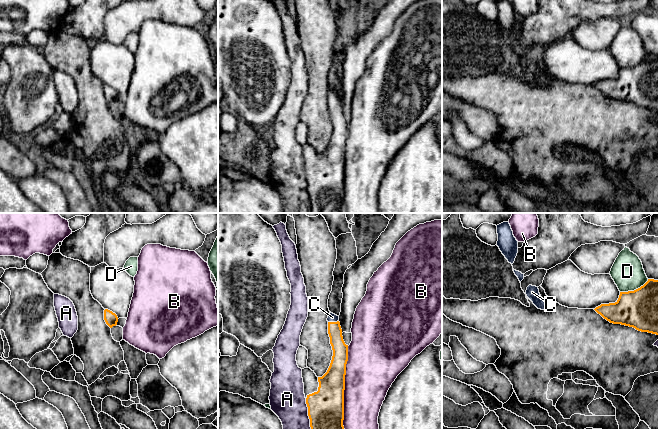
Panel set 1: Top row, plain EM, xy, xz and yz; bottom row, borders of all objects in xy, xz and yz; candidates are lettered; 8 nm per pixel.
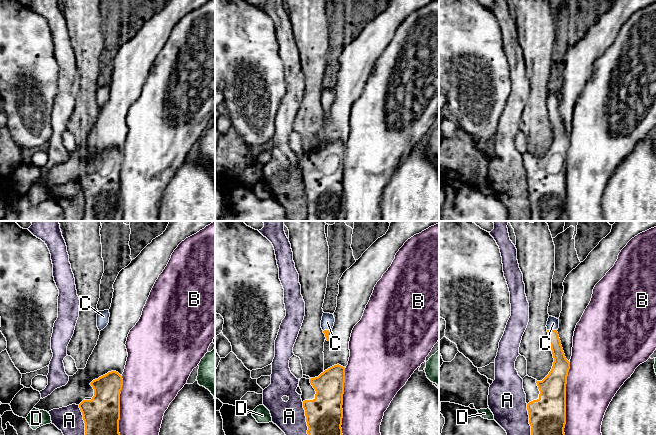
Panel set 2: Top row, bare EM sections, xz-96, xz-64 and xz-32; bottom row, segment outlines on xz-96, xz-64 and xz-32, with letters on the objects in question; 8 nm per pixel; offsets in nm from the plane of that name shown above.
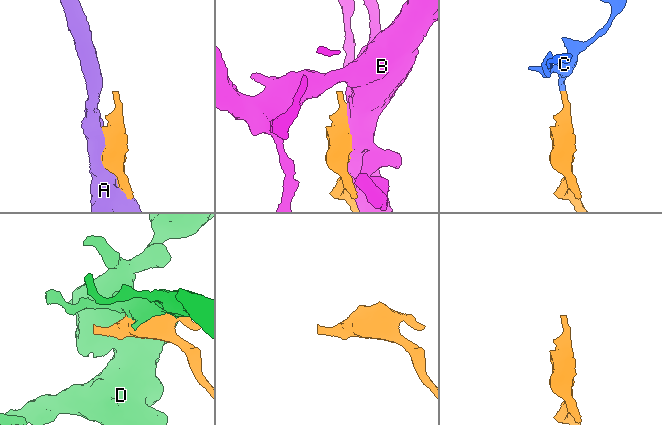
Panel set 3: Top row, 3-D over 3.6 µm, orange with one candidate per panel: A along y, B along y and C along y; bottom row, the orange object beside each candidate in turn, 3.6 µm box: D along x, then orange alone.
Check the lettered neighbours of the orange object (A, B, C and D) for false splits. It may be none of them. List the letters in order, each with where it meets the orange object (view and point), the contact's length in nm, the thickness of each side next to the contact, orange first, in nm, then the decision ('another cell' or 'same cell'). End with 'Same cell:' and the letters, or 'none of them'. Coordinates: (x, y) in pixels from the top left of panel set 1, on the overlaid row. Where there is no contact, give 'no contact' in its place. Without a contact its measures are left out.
A: contact xz (308, 413); length 260 nm; calibres 280 and 280 nm; another cell
B: contact xz (344, 387); length 650 nm; calibres 280 and 400 nm; another cell
C: contact xz (333, 322); length 90 nm; calibres 130 and 70 nm; same cell
D: contact yz (634, 290); length 260 nm; calibres 300 and 260 nm; another cell
Same cell: C

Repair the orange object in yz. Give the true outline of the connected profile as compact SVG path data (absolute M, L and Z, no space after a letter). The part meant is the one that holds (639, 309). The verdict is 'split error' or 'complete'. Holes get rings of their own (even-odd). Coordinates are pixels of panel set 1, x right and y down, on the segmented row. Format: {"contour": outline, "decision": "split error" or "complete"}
{"contour": "M648 279L634 291L620 292L615 303L594 310L610 323L658 335L658 280Z", "decision": "complete"}

